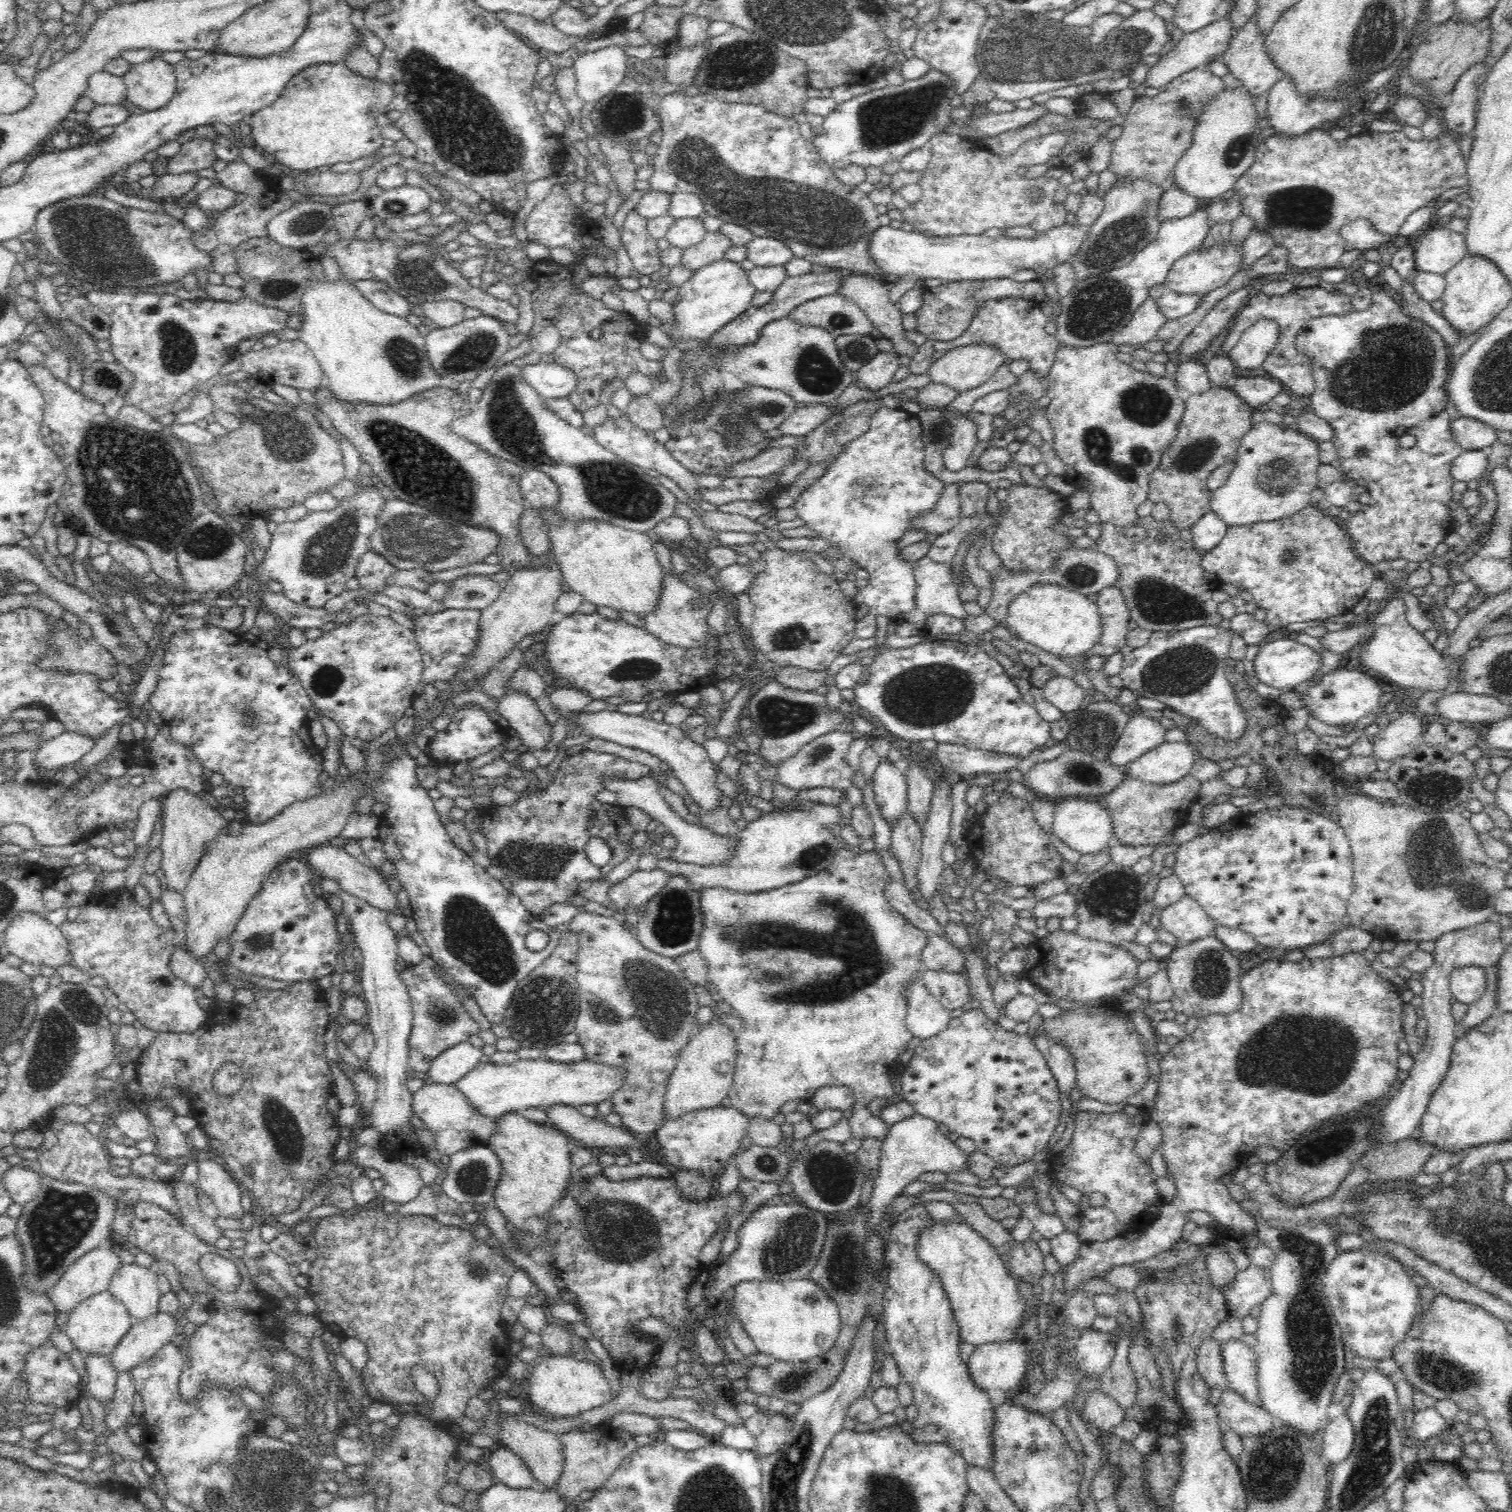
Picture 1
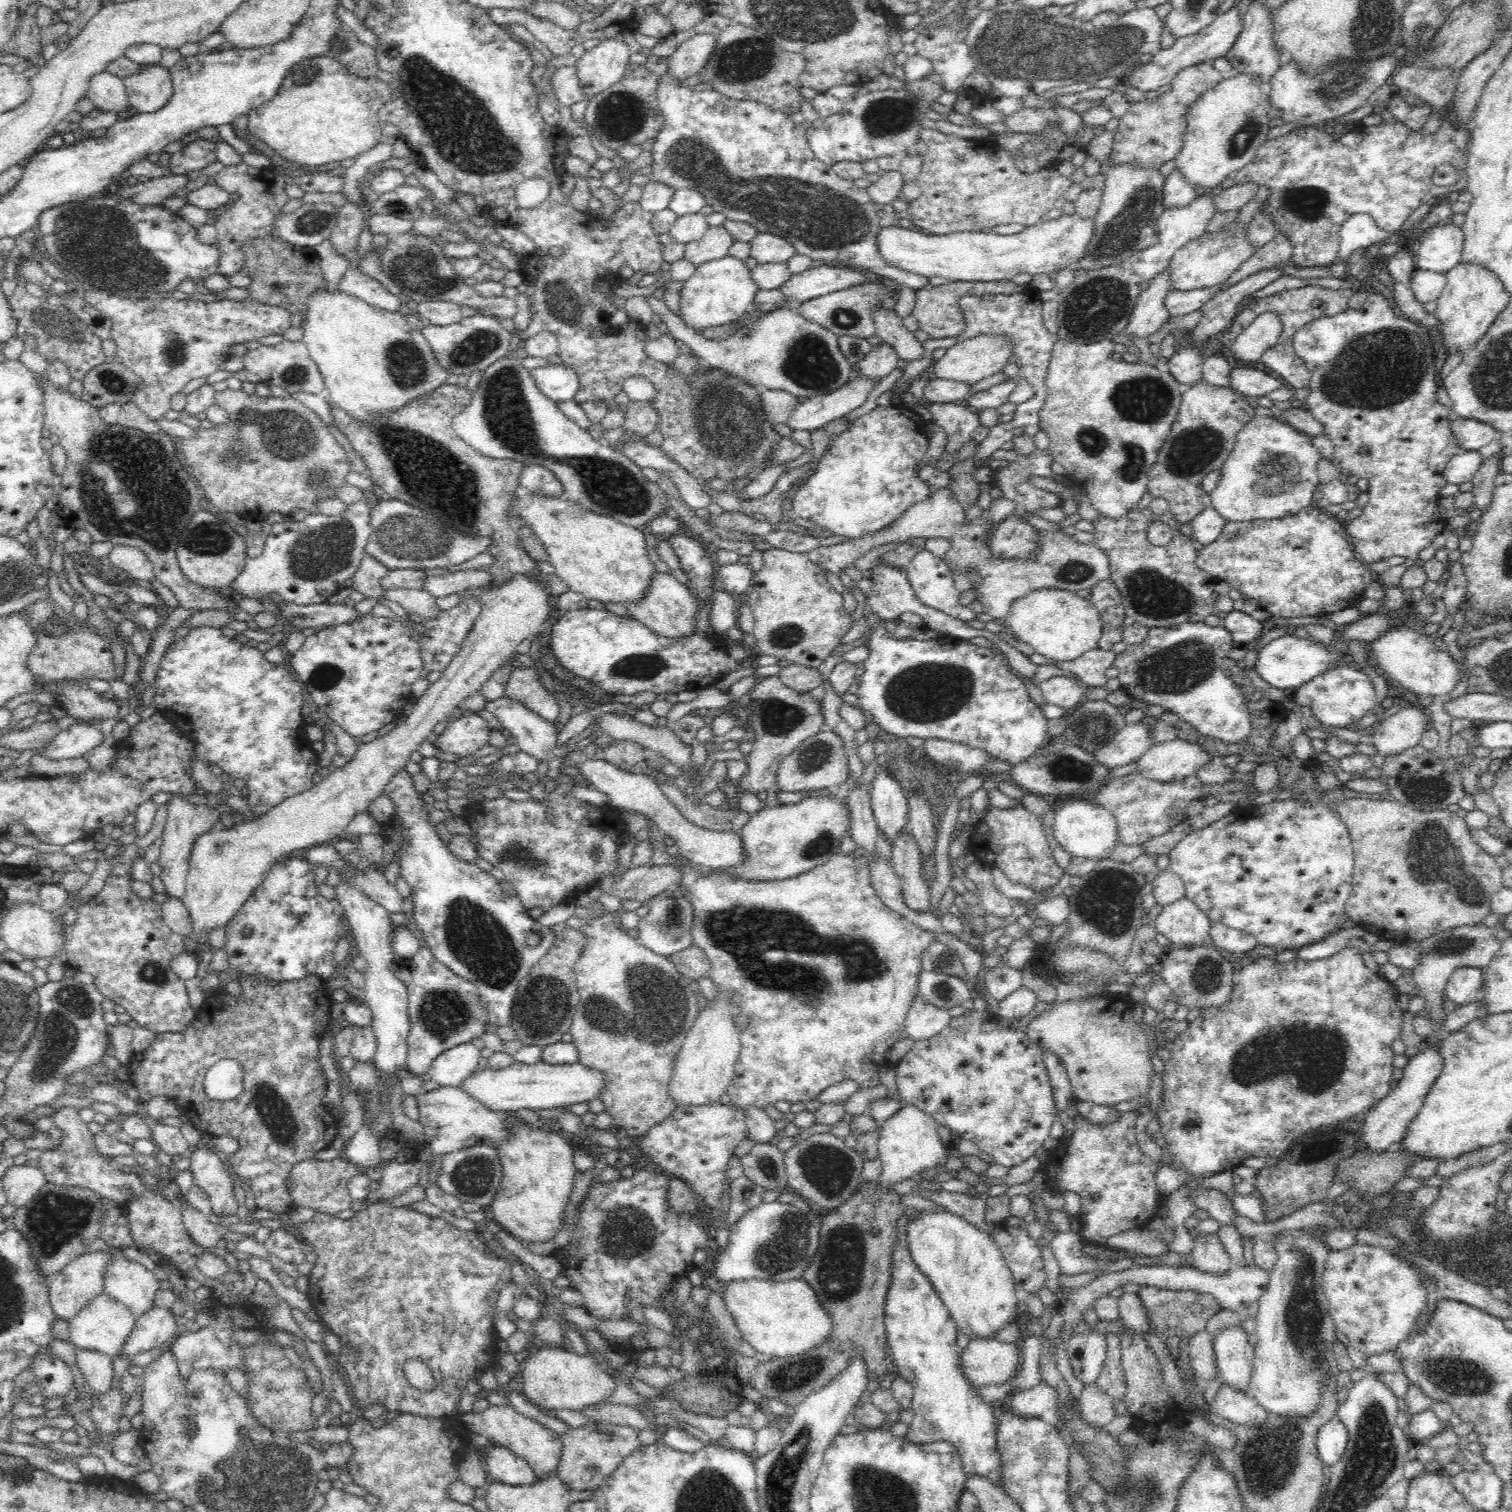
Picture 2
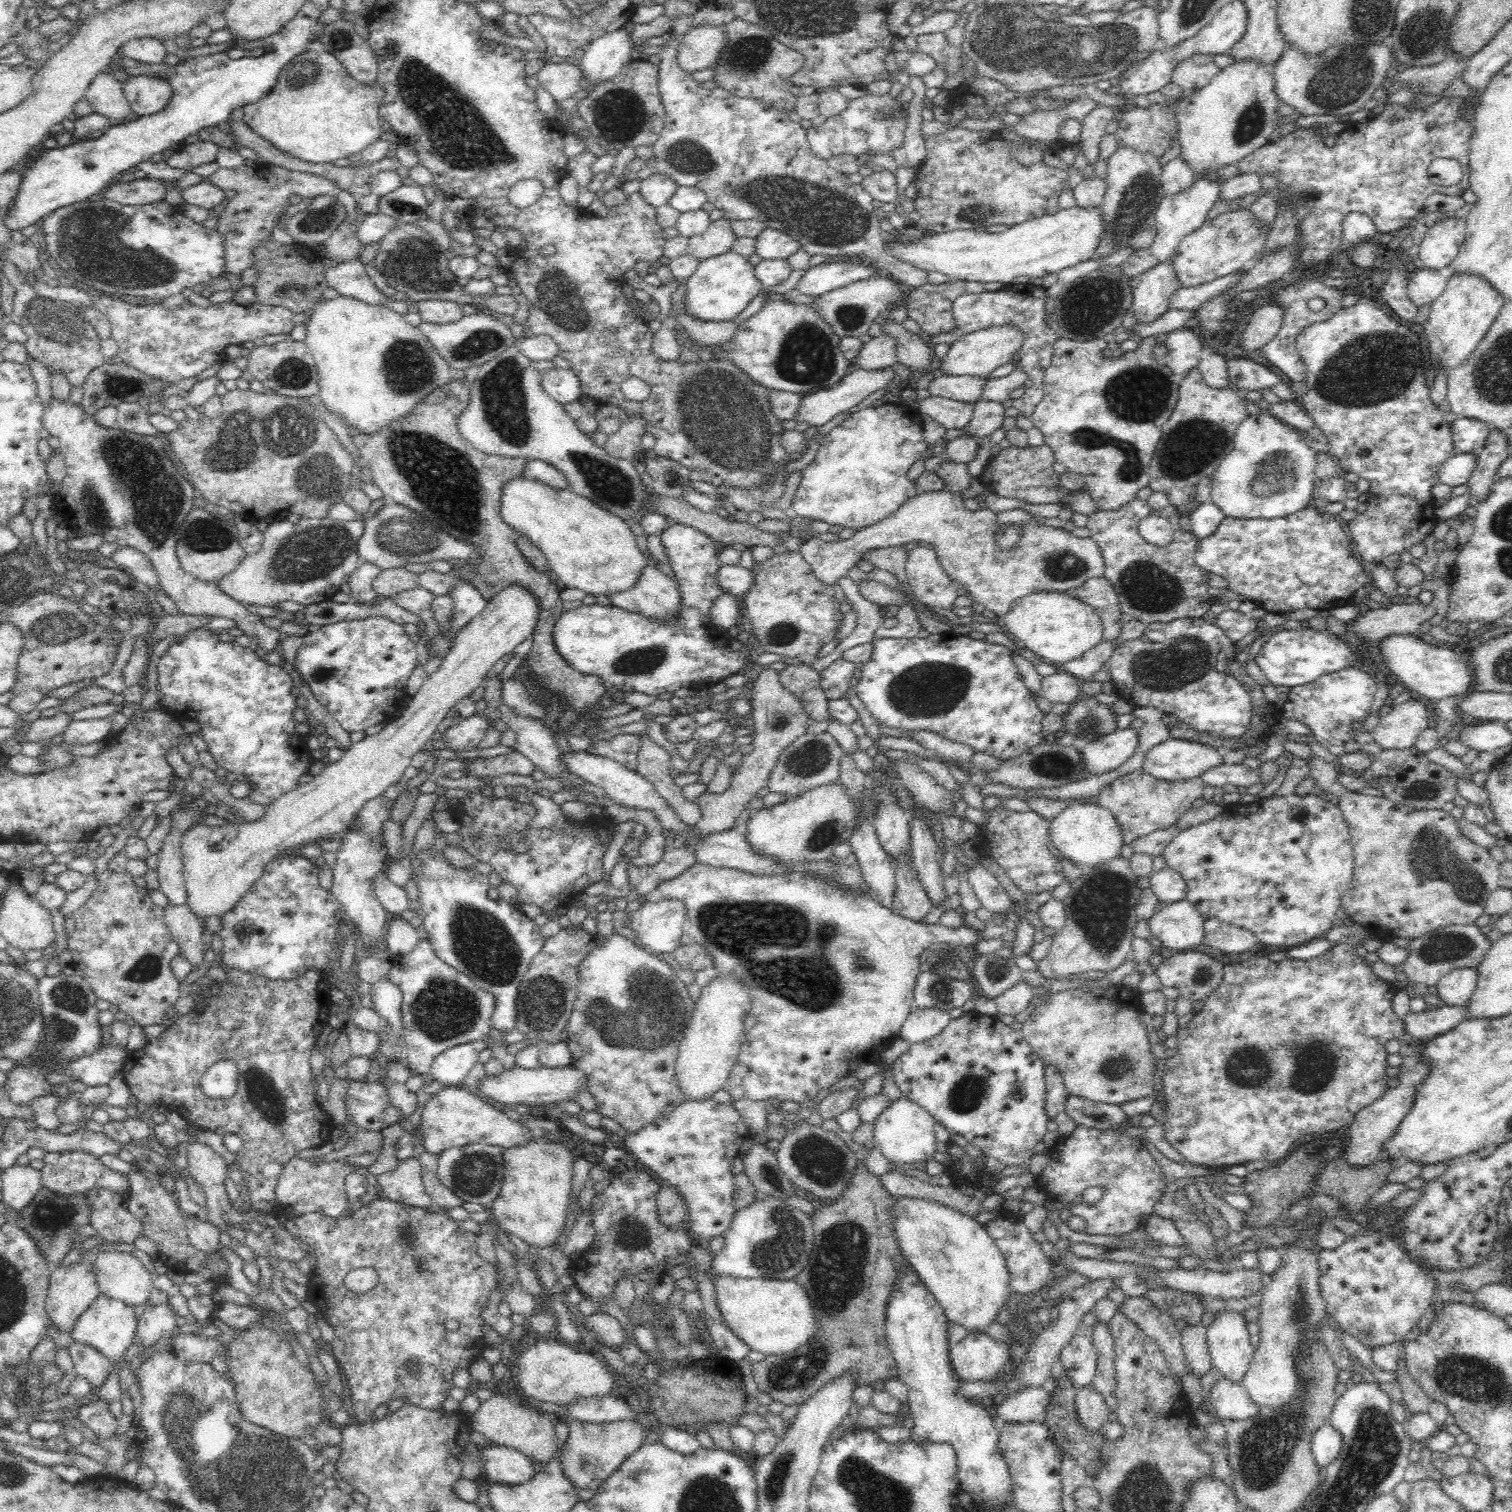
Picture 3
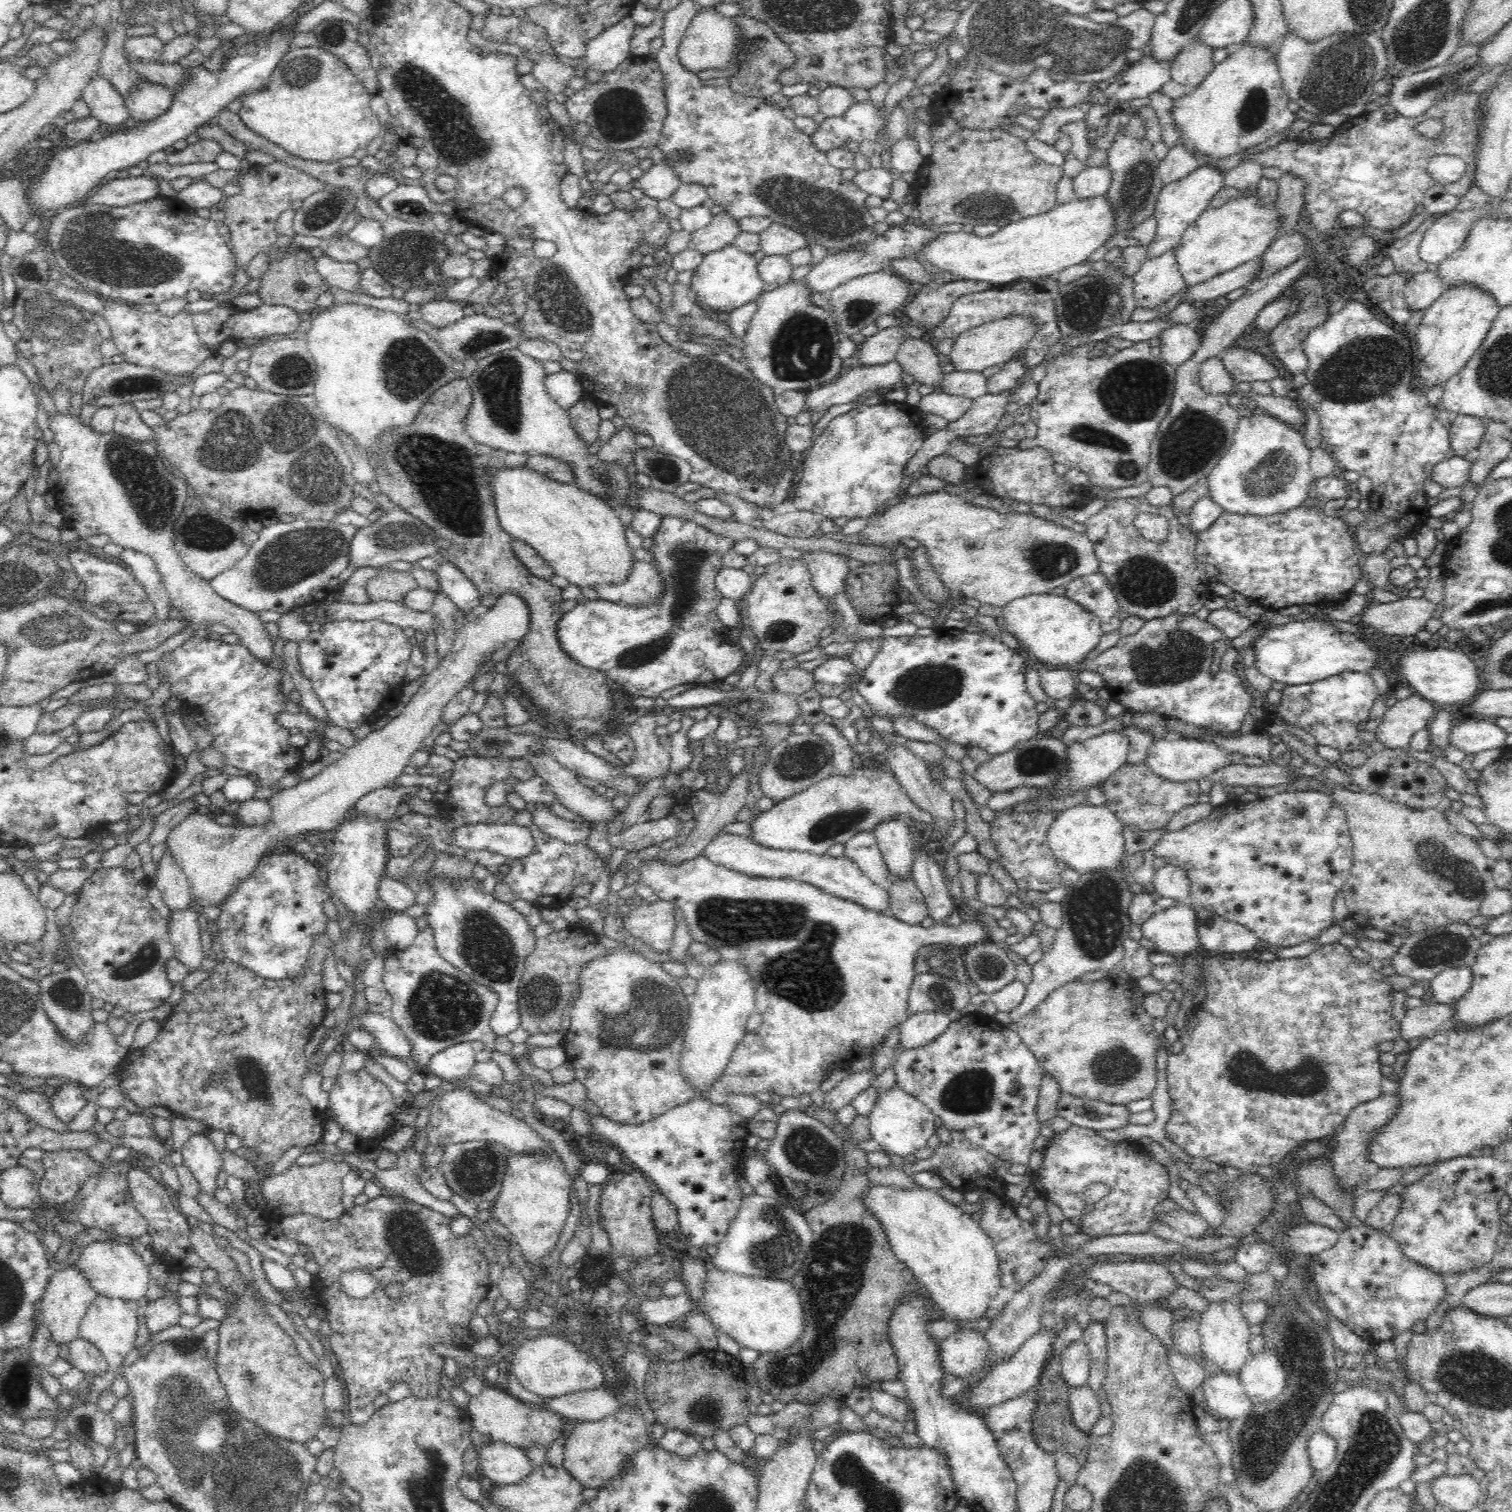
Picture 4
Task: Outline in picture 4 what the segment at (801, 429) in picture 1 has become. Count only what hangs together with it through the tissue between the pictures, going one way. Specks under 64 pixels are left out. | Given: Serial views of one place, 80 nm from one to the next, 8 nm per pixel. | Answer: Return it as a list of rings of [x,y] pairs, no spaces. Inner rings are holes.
[[[896,360],[874,366],[852,364],[834,382],[808,392],[803,411],[808,412],[811,416],[815,413],[818,413],[818,416],[820,414],[824,416],[830,408],[840,406],[841,404],[850,404],[850,402],[858,400],[859,396],[864,396],[867,392],[876,391],[879,393],[894,389],[902,385],[902,372],[903,370]]]

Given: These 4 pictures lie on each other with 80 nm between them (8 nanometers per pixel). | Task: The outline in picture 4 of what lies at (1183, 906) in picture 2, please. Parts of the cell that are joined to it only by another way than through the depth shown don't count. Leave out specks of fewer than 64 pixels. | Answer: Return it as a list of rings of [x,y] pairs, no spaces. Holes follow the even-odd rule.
[[[1187,901],[1157,910],[1144,924],[1143,936],[1158,946],[1157,952],[1184,954],[1200,947],[1197,911]]]

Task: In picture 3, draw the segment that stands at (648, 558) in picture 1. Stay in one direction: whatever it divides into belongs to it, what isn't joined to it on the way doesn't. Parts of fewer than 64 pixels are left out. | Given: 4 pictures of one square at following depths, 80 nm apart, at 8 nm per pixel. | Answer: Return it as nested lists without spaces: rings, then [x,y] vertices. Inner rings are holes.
[[[518,476],[504,488],[502,519],[540,548],[549,568],[558,574],[567,588],[578,588],[586,595],[609,597],[629,591],[637,585],[646,565],[650,564],[638,547],[638,536],[627,522],[590,500],[574,495],[568,487],[553,490]]]

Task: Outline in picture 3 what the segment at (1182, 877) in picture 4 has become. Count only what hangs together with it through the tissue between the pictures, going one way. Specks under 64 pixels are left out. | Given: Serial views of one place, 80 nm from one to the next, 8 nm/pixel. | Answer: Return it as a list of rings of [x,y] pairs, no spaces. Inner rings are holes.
[[[1167,866],[1150,875],[1150,887],[1159,903],[1169,905],[1186,899],[1187,886],[1182,875]]]

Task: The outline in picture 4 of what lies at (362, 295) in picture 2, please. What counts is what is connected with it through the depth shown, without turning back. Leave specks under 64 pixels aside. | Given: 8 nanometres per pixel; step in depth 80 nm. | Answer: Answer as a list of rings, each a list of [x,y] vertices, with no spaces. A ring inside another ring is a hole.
[[[325,255],[316,259],[316,271],[324,278],[328,287],[365,294],[361,288],[364,270],[361,270],[356,262],[336,262]]]

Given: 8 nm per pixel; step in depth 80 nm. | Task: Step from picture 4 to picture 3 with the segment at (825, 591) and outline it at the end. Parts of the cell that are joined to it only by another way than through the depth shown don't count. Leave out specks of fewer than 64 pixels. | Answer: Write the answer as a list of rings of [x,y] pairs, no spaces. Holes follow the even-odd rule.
[[[946,488],[932,493],[920,493],[918,498],[910,500],[902,506],[894,516],[882,520],[880,524],[874,524],[870,528],[864,528],[862,532],[854,534],[848,540],[837,542],[822,542],[812,539],[811,544],[803,548],[804,558],[813,568],[817,577],[828,586],[832,587],[835,582],[854,568],[859,561],[863,560],[864,554],[876,549],[900,547],[913,541],[930,543],[934,545],[934,551],[938,555],[938,561],[955,585],[964,584],[973,602],[984,605],[986,610],[995,615],[995,620],[1000,621],[1013,607],[1016,600],[1030,593],[1042,591],[1065,592],[1066,590],[1081,587],[1090,579],[1105,576],[1105,561],[1100,553],[1096,542],[1090,538],[1076,538],[1072,533],[1064,529],[1051,528],[1047,525],[1024,525],[1024,536],[1018,542],[1016,550],[1003,552],[996,545],[995,537],[1001,525],[997,522],[998,514],[990,509],[970,512],[963,504],[963,498],[955,496]]]

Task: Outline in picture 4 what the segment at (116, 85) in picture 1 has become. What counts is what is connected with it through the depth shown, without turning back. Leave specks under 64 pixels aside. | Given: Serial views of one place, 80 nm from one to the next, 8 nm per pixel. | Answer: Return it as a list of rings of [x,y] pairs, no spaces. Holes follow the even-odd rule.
[[[97,76],[86,85],[81,98],[89,106],[91,116],[106,127],[118,127],[130,117],[125,98],[104,77]]]

